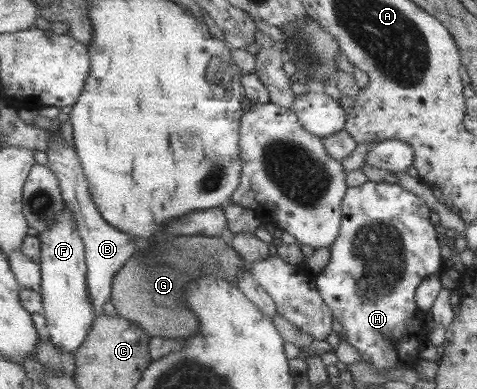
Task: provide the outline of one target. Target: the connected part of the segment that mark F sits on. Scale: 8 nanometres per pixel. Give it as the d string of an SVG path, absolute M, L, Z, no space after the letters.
M67 206L56 217L51 229L37 236L42 243L42 296L43 315L47 321L46 329L50 340L59 347L75 353L83 345L93 327L95 312L87 287L88 265L86 262L86 243L82 238L72 209Z

